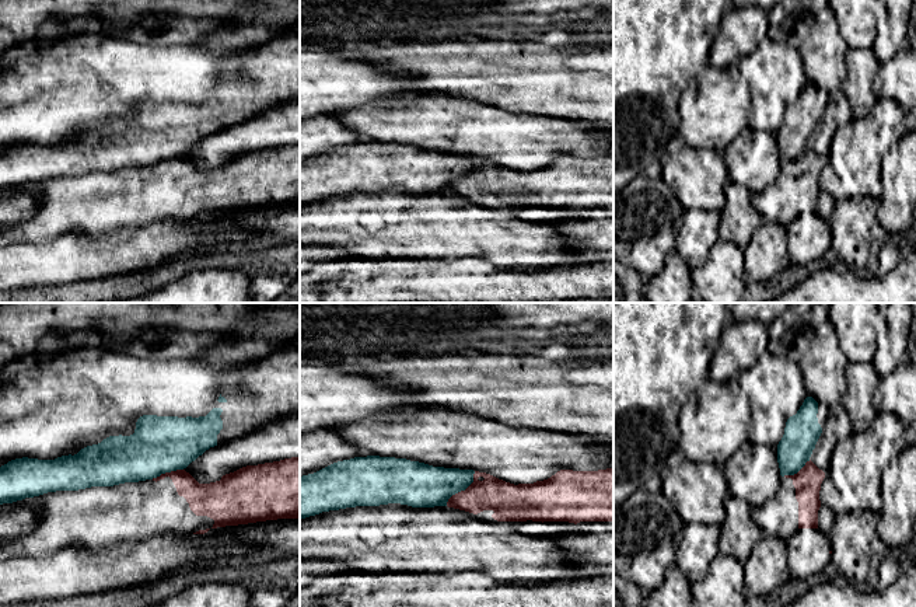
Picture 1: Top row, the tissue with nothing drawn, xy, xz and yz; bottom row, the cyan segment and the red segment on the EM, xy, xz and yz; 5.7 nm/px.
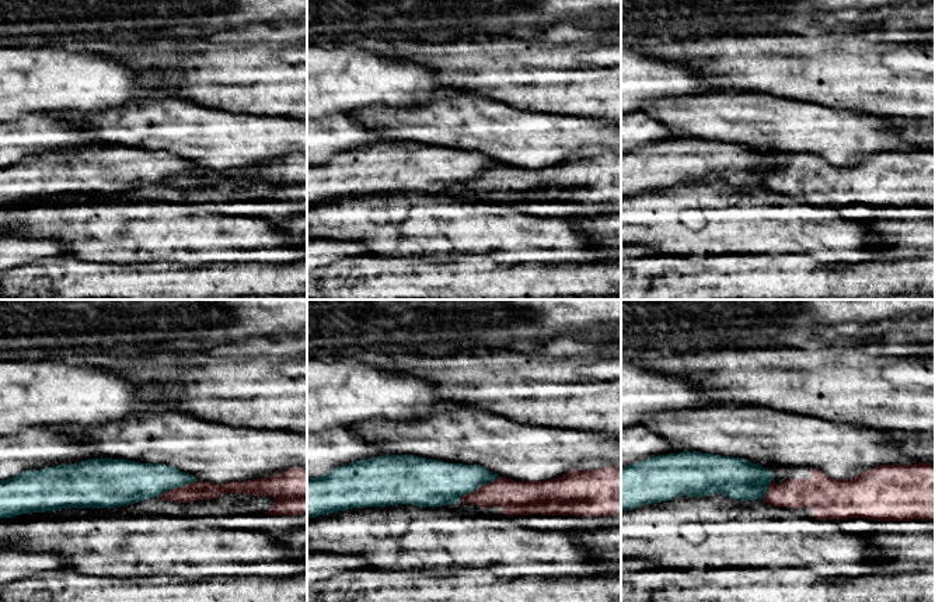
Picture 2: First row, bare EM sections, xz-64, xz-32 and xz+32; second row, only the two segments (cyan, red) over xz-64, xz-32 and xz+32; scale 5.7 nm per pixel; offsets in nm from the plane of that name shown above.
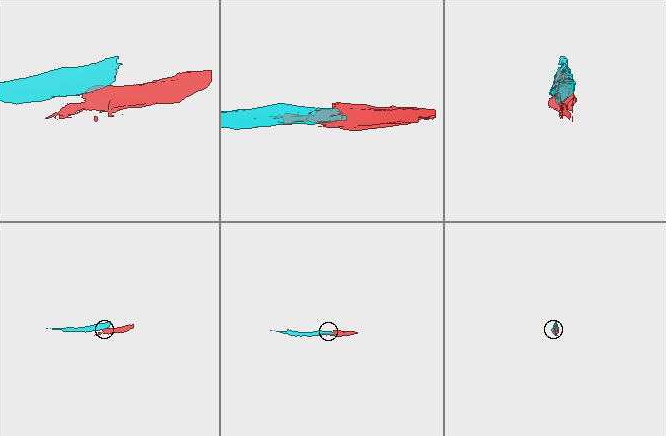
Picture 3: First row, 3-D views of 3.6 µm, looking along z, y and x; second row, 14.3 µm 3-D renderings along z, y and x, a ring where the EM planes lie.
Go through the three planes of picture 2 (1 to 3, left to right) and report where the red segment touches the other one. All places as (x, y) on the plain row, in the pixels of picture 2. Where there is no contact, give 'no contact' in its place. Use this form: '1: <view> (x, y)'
1: xz-64 (178, 172)
2: xz-32 (480, 172)
3: xz+32 (767, 175)

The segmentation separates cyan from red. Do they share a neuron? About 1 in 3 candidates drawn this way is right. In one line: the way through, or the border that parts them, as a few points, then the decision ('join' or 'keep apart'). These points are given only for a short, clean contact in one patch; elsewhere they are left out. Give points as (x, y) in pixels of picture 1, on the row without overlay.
border along xz (475, 157), (474, 166), (464, 175), (455, 178), (446, 191); keep apart

